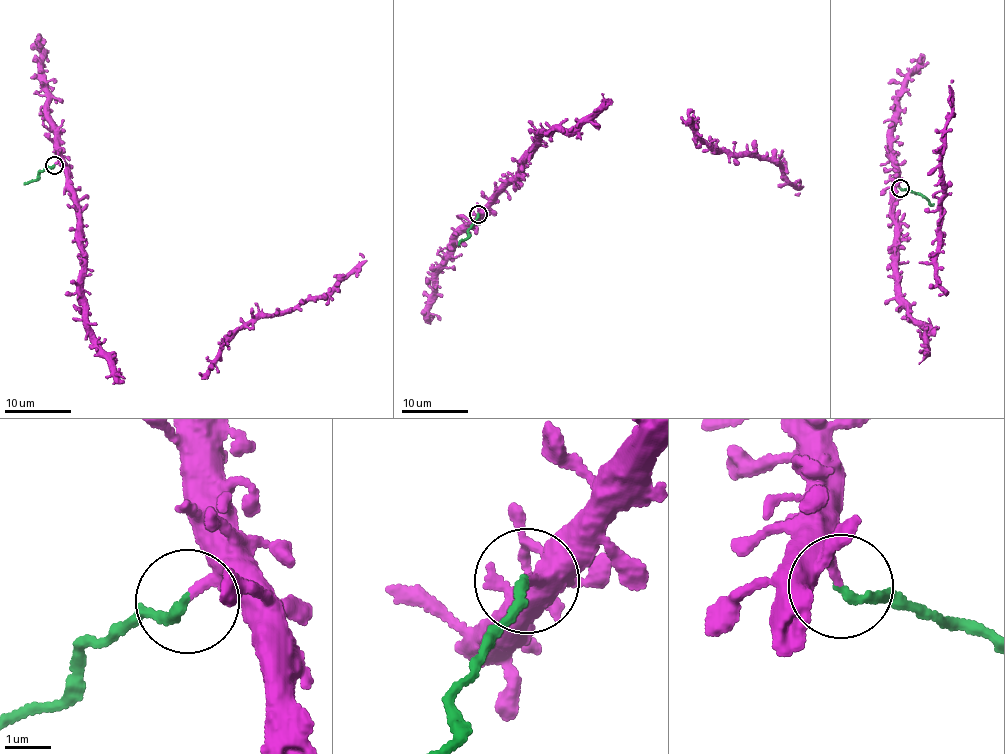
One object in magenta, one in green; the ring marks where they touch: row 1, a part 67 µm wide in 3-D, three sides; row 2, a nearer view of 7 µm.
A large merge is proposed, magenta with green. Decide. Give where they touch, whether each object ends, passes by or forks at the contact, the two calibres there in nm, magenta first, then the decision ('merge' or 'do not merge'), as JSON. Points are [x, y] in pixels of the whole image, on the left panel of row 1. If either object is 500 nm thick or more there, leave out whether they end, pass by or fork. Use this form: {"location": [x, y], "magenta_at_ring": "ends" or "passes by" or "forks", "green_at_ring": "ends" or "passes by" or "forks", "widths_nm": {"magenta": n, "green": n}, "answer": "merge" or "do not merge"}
{"location": [54, 165], "magenta_at_ring": "ends", "green_at_ring": "ends", "widths_nm": {"magenta": 240, "green": 200}, "answer": "do not merge"}

